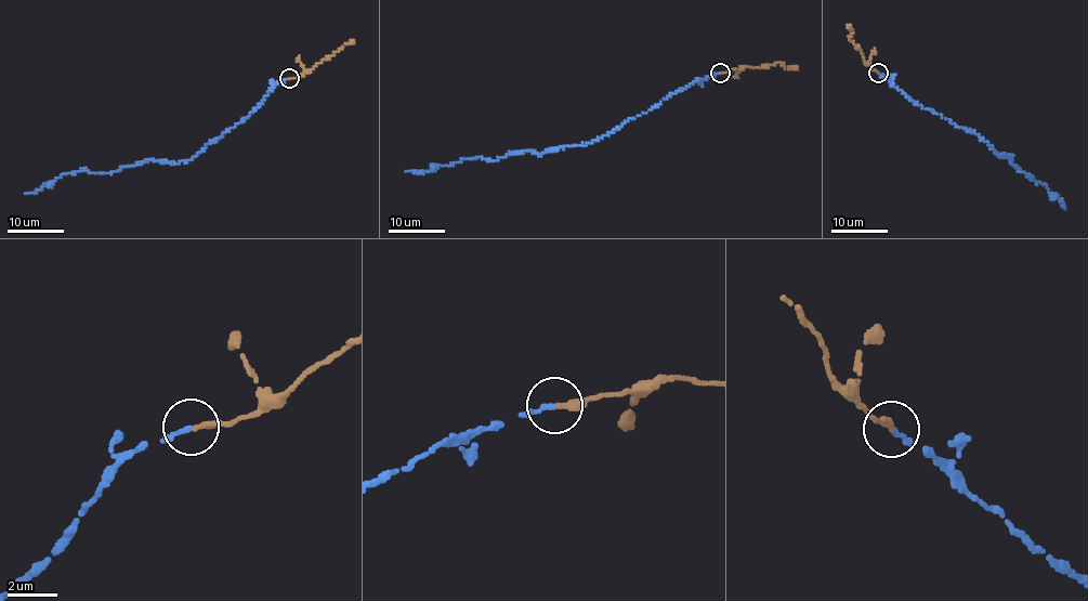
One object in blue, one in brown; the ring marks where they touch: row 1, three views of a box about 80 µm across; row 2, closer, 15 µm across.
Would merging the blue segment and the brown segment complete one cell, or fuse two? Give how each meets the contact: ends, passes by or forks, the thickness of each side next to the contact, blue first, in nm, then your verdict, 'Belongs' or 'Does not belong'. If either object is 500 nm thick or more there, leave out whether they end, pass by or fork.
At the ring blue ends. At the ring brown ends. Thickness 200 nm (blue) against 320 nm. Belongs

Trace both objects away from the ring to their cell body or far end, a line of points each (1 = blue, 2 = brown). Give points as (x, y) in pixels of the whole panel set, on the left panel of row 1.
1: (289, 78), (194, 157), (172, 164), (147, 160), (109, 173), (80, 169), (25, 194)
2: (289, 78), (310, 74), (344, 44), (353, 42)

